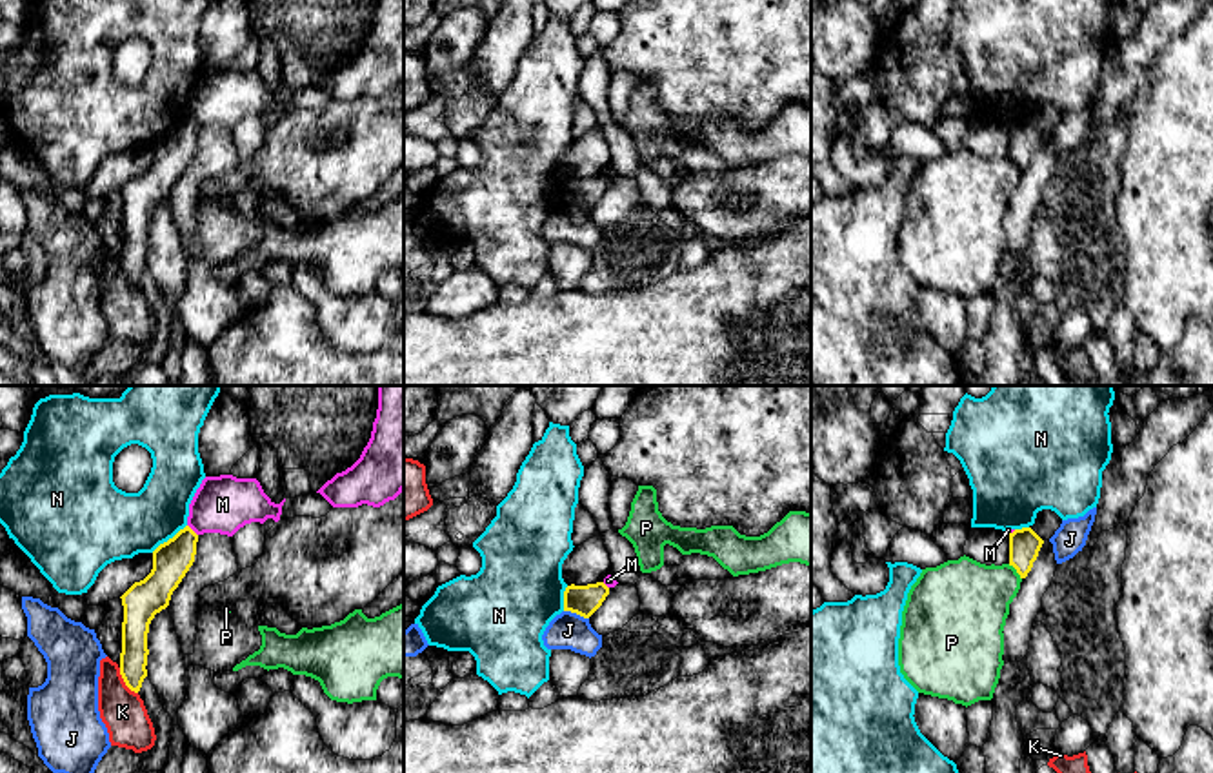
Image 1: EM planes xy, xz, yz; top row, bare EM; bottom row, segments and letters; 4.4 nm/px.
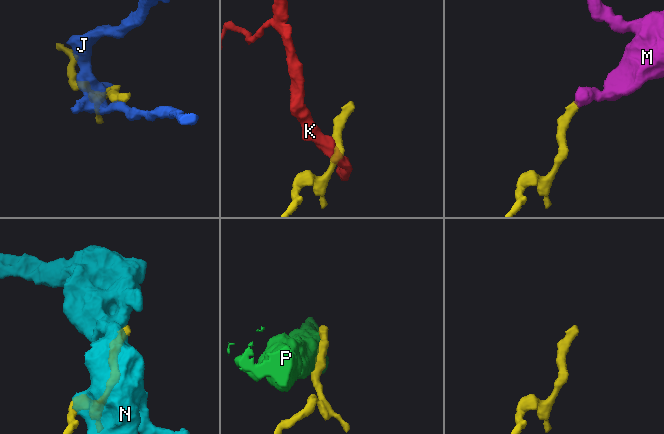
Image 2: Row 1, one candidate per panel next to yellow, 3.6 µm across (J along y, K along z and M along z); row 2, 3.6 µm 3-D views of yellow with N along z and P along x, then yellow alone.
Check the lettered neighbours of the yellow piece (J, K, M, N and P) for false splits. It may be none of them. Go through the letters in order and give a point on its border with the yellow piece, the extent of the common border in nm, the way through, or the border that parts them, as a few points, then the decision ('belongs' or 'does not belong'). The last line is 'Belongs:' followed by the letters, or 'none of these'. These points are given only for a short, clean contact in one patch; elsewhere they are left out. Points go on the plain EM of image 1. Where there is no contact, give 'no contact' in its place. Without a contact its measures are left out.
J: meets yellow in xz at (577, 206); contact 120 nm long; does not belong
K: meets yellow in xy at (124, 273); contact 150 nm long; border along xy (119, 261), (124, 275), (137, 286); does not belong
M: meets yellow in xy at (191, 122); contact 70 nm long; border along xy (188, 117), (197, 128); does not belong
N: meets yellow in xy at (170, 131); contact 200 nm long; does not belong
P: meets yellow in yz at (1017, 164); contact 90 nm long; does not belong
Belongs: none of these

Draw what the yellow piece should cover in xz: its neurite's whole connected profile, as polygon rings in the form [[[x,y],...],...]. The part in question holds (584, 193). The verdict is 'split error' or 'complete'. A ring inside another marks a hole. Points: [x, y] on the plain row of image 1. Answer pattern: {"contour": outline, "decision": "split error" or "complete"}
{"contour": [[[604,175],[587,178],[567,178],[564,184],[564,204],[576,206],[589,211],[609,187],[609,180]]], "decision": "complete"}

